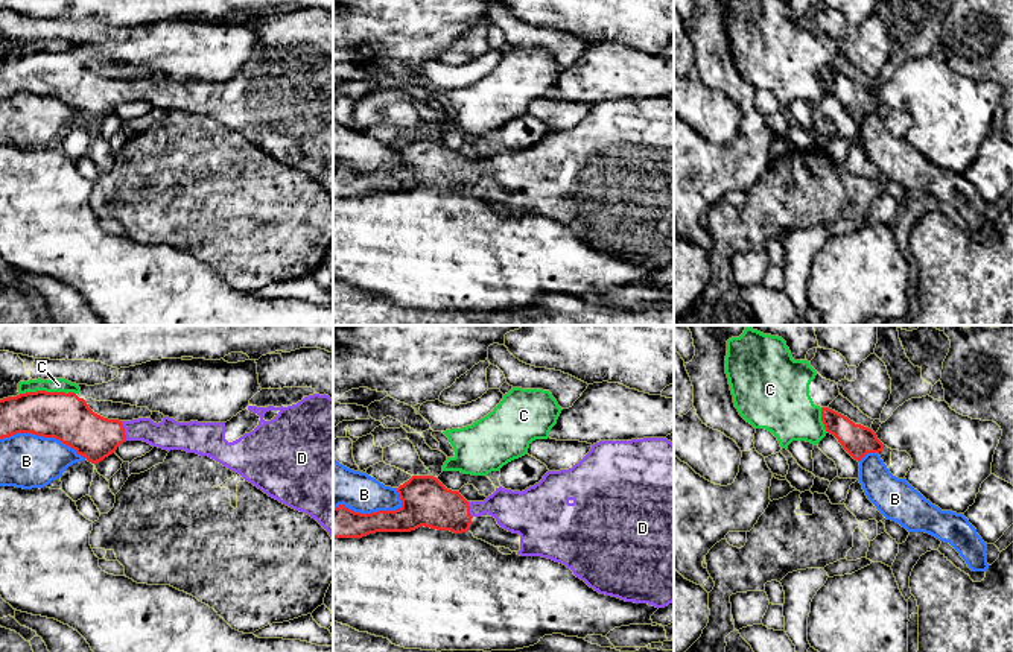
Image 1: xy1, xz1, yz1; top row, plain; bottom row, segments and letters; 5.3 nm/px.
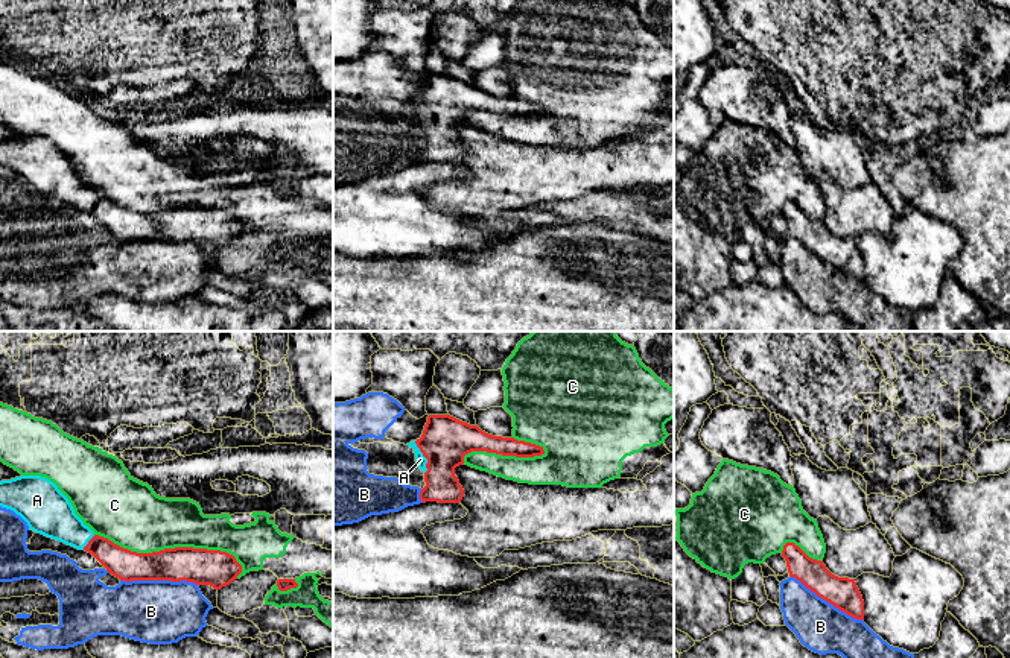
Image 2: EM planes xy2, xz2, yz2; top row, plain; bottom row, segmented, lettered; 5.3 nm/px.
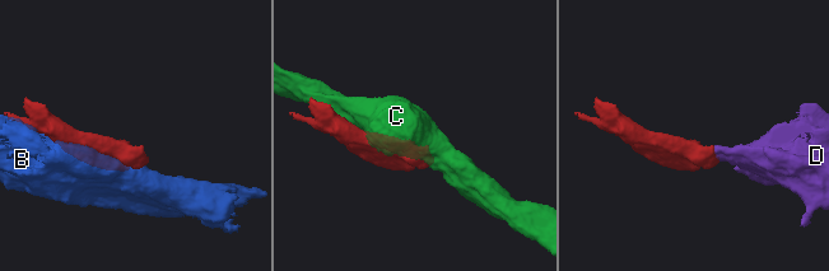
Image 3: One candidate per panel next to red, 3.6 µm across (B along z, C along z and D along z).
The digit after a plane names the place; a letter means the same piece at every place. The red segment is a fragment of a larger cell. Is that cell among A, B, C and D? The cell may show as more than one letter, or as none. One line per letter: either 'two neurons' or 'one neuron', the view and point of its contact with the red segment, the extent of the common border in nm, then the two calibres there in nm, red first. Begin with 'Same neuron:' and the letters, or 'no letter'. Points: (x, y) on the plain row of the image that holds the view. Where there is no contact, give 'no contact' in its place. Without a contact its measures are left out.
Same neuron: A, D
A: one neuron; contact xz2 (425, 116); length 190 nm; calibres 260 and 60 nm
B: two neurons; contact xy1 (43, 96); length 460 nm; calibres 260 and 280 nm
C: two neurons; contact xy2 (172, 208); length 800 nm; calibres 190 and 340 nm
D: one neuron; contact xy1 (123, 90); length 110 nm; calibres 240 and 160 nm

